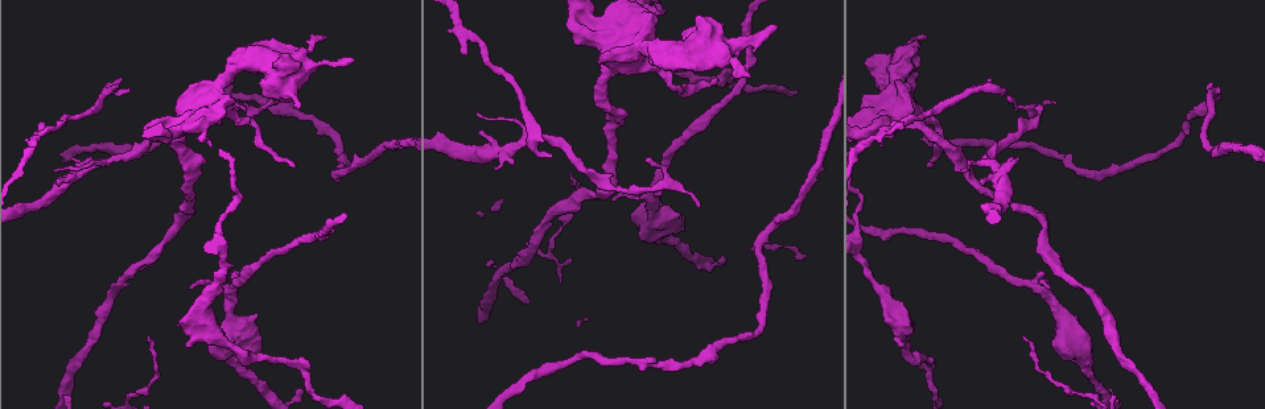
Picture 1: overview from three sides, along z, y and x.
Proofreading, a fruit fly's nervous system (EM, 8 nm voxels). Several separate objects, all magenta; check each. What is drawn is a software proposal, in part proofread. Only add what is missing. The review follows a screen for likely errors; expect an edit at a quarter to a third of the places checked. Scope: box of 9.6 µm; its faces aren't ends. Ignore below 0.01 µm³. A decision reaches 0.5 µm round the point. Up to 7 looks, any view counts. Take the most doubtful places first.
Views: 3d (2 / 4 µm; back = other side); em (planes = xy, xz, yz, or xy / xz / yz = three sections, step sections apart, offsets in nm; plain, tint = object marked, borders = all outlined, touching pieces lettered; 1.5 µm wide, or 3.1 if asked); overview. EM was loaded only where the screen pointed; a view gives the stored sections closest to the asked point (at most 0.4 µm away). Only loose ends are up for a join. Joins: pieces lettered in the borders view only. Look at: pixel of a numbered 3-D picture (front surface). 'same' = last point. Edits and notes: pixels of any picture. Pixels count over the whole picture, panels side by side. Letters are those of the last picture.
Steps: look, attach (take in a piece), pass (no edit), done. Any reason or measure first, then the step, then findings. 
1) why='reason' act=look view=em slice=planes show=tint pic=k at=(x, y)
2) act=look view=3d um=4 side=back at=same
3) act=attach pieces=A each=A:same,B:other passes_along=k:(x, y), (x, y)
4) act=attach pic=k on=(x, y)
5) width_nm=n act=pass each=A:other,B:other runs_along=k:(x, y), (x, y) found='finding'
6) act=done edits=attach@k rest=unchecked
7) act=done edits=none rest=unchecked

act=look view=em slice=xy step=4 show=plain pic=1 at=(724, 258)

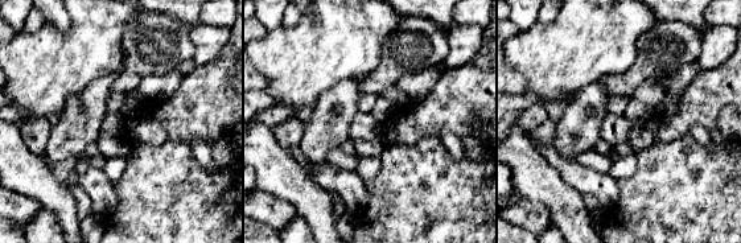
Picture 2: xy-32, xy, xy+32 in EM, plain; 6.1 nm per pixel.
act=look view=em slice=xy step=4 show=borders at=same

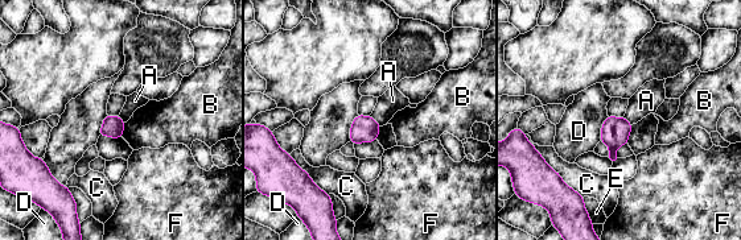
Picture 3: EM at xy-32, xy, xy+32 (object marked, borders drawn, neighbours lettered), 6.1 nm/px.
act=pass each=A:other,B:other,C:other,D:other,E:other,F:other border=3:(124, 123), (120, 136) found='no lettered piece goes on from it'

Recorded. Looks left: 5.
why='free end' act=look view=em slice=yz step=8 show=borders pic=1 at=(295, 168)

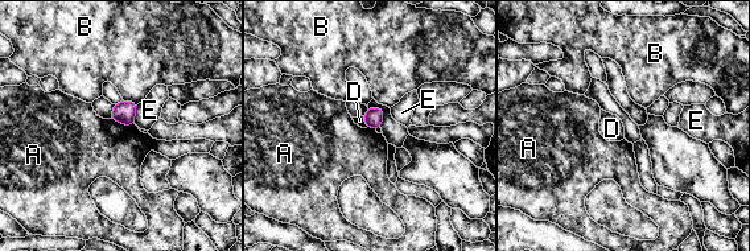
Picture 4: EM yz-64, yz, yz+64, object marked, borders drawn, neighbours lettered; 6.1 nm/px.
width_nm=110 act=pass each=A:other,B:other,D:other,E:other border=4:(362, 116), (367, 126) found='none of them fits'

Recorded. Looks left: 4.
why='an open end' act=look view=3d um=4 side=back pic=1 at=(867, 94)

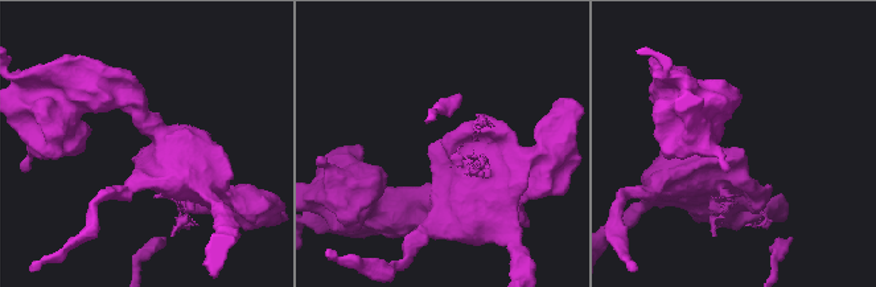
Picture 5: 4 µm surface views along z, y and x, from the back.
why='shape alone is not enough' act=look view=em slice=planes show=tint pic=5 at=(743, 151)

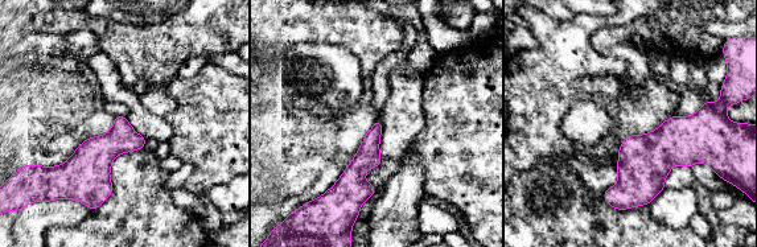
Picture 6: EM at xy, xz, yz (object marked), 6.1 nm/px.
act=look view=em slice=planes show=borders at=same

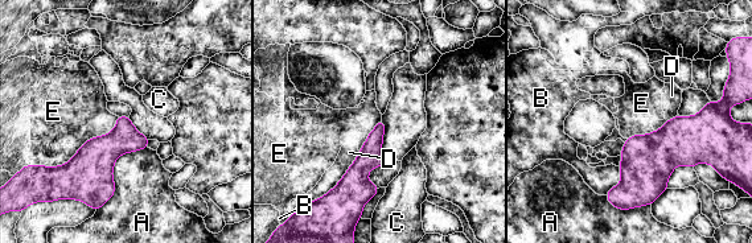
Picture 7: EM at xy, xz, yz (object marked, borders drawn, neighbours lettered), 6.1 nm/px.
act=pass each=A:other,B:other,C:other,D:other,E:other runs_along=7:(381, 126), (360, 169), (360, 200) found='none of them fits'

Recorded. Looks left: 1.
act=done edits=none rest=unchecked

